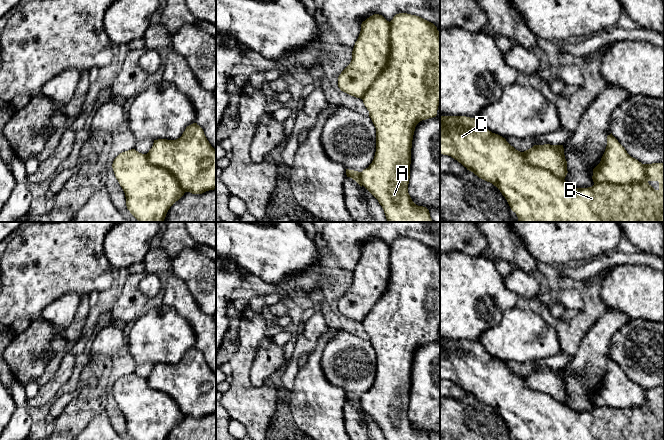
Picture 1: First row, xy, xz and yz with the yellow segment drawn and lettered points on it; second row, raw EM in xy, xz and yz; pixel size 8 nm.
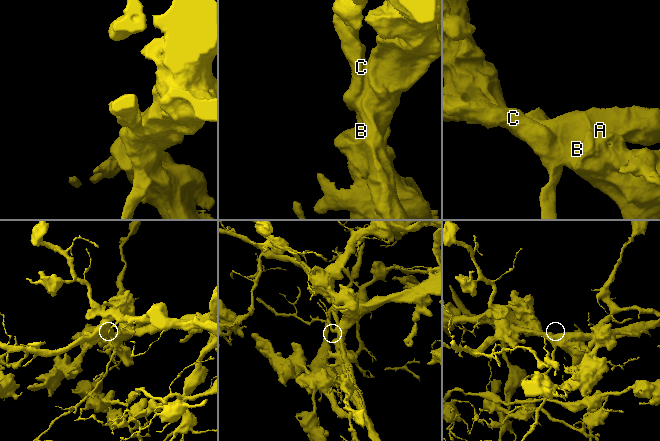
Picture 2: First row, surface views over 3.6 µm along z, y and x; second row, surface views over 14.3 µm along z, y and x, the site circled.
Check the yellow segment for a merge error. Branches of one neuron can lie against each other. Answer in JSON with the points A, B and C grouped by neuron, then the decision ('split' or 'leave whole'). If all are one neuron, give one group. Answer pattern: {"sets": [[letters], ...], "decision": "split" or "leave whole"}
{"sets": [["A"], ["B", "C"]], "decision": "split"}

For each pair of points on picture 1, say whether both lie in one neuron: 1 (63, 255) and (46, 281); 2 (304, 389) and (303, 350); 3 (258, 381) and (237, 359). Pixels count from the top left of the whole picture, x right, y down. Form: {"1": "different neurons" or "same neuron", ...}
{"1": "same neuron", "2": "different neurons", "3": "different neurons"}

